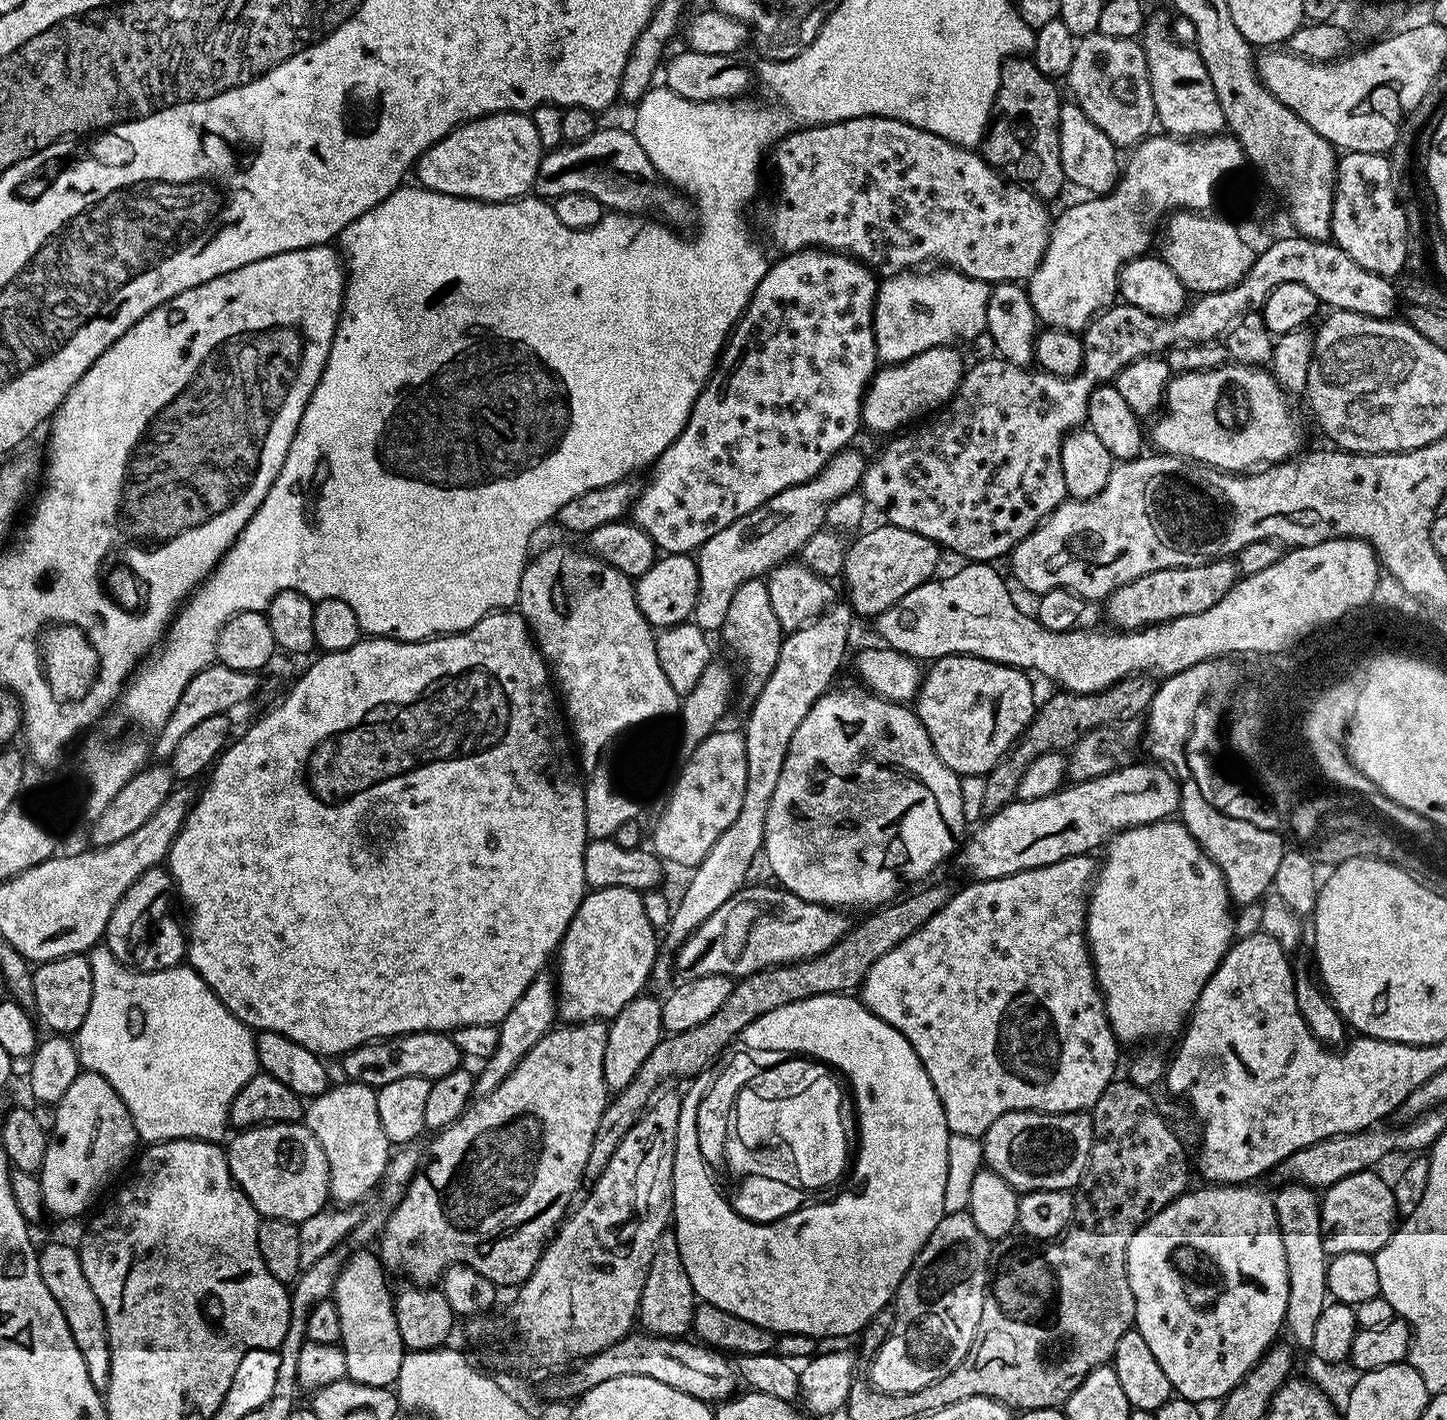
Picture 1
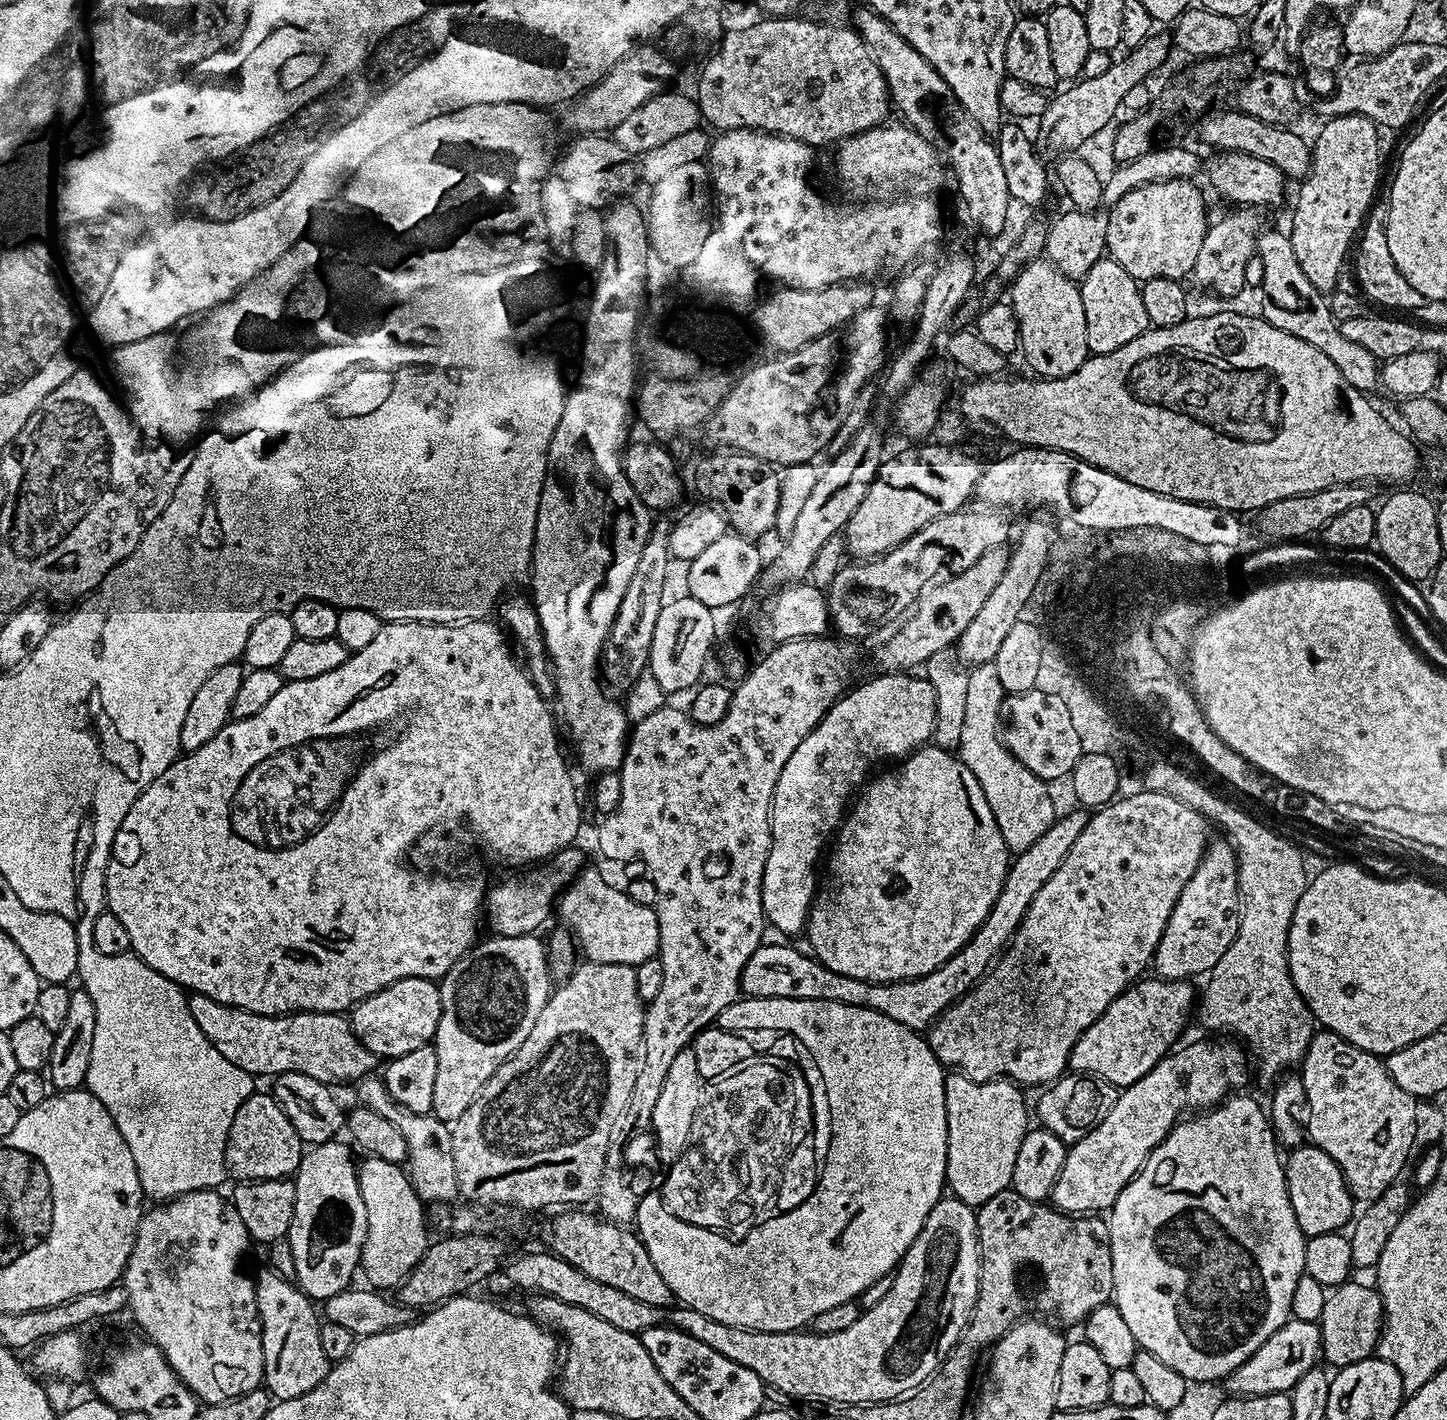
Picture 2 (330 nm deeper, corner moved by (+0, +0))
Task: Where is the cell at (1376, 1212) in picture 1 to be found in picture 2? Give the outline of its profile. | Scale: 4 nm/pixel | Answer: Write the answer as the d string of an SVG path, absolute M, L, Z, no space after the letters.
M1301 1146L1291 1149L1286 1156L1286 1175L1290 1206L1294 1206L1298 1226L1305 1237L1341 1231L1345 1227L1343 1224L1347 1225L1353 1219L1354 1197L1348 1190L1342 1170L1336 1165L1334 1158L1330 1158L1330 1154L1326 1154L1321 1148Z

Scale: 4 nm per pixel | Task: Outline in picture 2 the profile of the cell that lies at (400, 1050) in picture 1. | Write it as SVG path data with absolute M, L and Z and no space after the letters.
M191 993L188 996L190 1014L194 1014L194 1022L198 1022L198 1030L206 1034L206 1038L226 1058L226 1062L234 1062L242 1070L246 1070L253 1078L268 1076L275 1078L283 1072L306 1074L318 1082L329 1086L337 1086L343 1080L359 1082L365 1076L371 1076L377 1071L378 1058L356 1037L352 1029L351 1019L338 1012L290 1012L275 1016L263 1016L247 1012L241 1008L231 1008L225 1004L206 998L206 994Z

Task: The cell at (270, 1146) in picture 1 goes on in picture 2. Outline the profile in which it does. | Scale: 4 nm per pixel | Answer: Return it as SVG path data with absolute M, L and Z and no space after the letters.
M253 1094L242 1102L234 1122L230 1126L228 1141L224 1147L224 1160L228 1163L229 1173L237 1181L245 1180L283 1180L291 1177L300 1167L306 1145L300 1139L298 1130L286 1118L280 1103L271 1094Z

